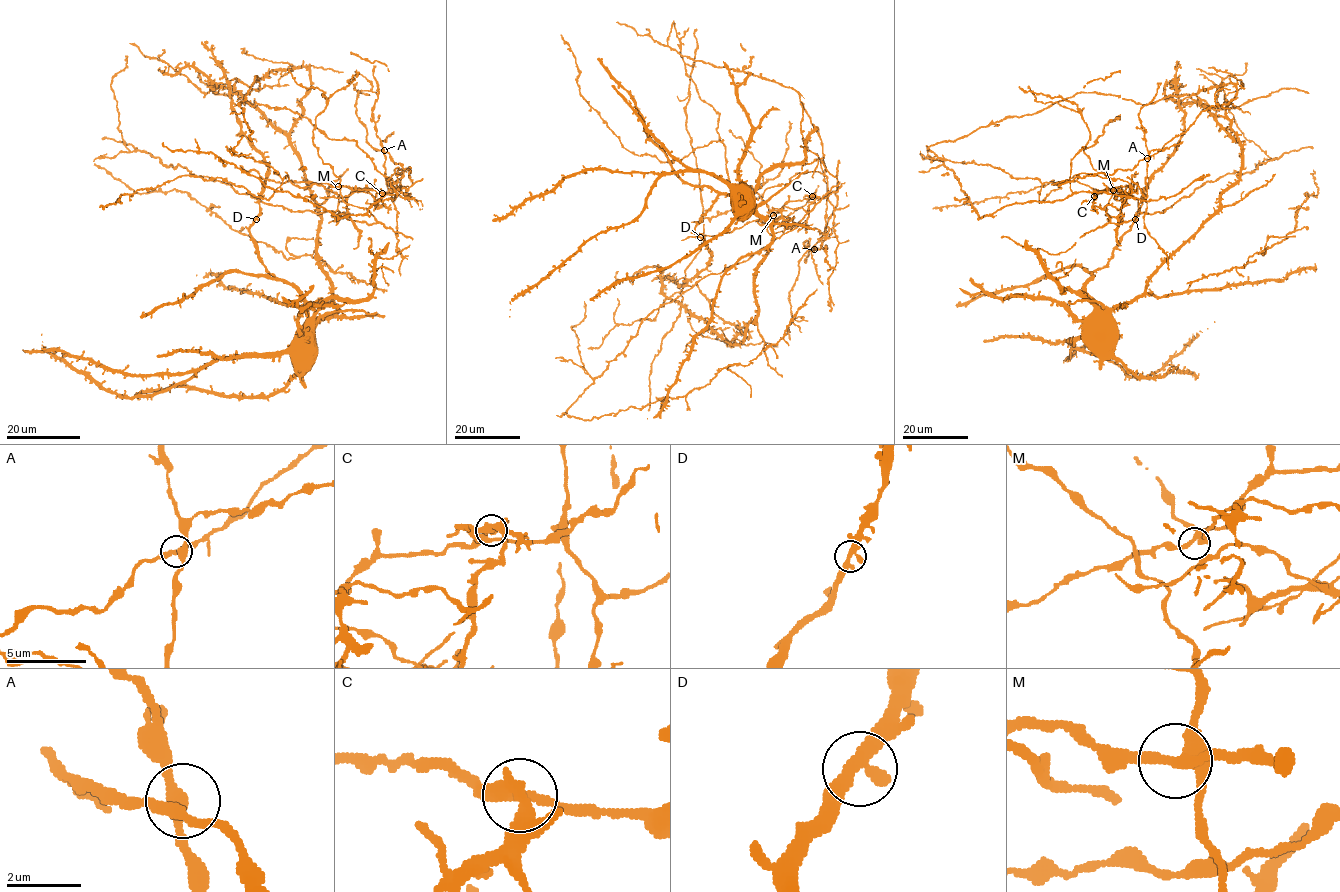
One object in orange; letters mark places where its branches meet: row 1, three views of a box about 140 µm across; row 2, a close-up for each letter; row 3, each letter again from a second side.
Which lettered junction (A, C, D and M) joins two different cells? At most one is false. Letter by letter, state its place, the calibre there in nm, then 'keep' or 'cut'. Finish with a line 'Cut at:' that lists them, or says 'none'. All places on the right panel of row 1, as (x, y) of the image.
A: (1147, 158) | 300 nm | keep
C: (1094, 196) | 300 nm | cut
D: (1135, 219) | 300 nm | keep
M: (1113, 190) | 320 nm | keep
Cut at: C

